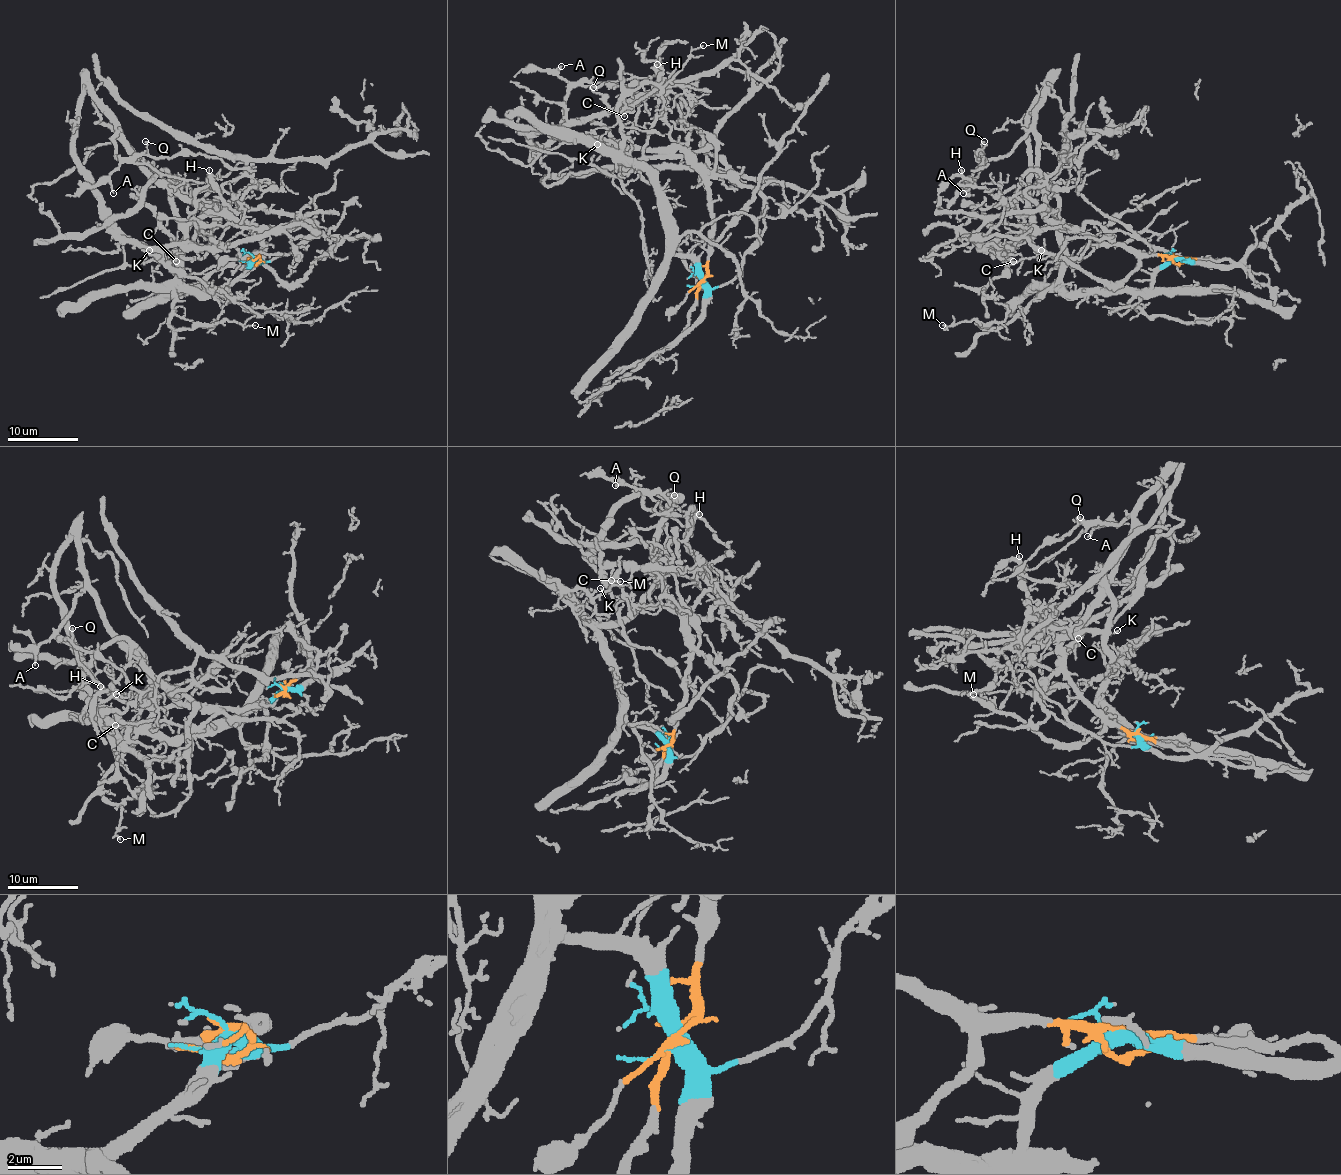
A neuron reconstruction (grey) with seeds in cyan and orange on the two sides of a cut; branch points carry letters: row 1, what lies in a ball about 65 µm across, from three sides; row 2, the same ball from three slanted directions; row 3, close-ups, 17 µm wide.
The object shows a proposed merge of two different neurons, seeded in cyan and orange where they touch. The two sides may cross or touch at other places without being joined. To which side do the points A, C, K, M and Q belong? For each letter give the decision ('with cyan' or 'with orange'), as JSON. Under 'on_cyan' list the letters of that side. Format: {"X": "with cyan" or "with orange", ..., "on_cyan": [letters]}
{"A": "with orange", "C": "with orange", "K": "with orange", "M": "with cyan", "Q": "with orange", "on_cyan": ["M"]}

